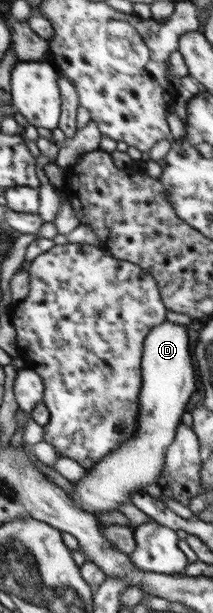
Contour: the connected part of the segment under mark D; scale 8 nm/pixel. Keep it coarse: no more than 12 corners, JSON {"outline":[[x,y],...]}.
{"outline":[[188,337],[144,342],[137,430],[68,499],[94,517],[159,478],[194,391]]}

